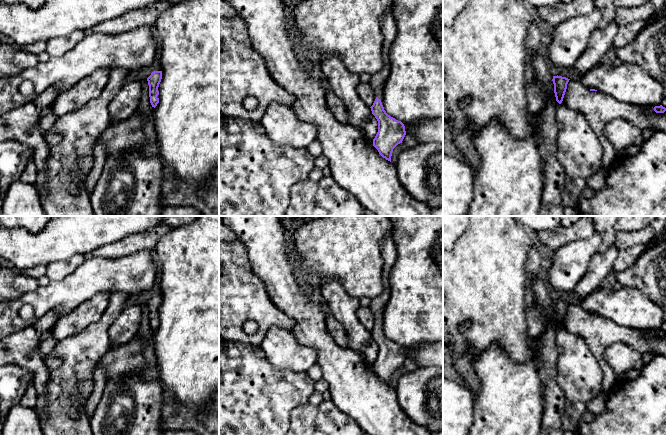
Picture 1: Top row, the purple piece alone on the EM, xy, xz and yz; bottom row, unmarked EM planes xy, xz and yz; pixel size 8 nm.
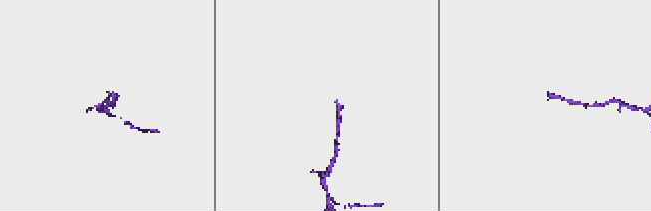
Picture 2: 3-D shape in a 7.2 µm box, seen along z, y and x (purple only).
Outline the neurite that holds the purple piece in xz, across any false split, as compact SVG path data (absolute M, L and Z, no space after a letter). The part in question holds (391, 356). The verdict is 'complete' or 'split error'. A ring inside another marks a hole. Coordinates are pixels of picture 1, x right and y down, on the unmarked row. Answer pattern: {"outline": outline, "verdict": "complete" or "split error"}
{"outline": "M393 229L381 242L382 256L384 259L382 269L383 292L379 296L373 298L369 306L373 314L376 316L376 323L370 332L372 338L378 345L378 356L373 363L373 370L383 382L390 386L393 373L398 368L402 367L406 359L404 348L388 339L380 324L381 314L390 299L391 288L389 275L396 260L396 246L392 238L392 233Z", "verdict": "split error"}

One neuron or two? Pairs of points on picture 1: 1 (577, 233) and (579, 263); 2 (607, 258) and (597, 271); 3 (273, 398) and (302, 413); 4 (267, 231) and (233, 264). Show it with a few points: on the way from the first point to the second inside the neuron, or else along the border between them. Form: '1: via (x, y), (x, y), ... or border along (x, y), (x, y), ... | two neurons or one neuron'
1: border along (595, 231), (587, 238), (570, 241), (556, 249) | two neurons
2: via (604, 261), (599, 268) | one neuron
3: border along (307, 402), (297, 405), (291, 411), (289, 424) | two neurons
4: border along (238, 241), (246, 249), (247, 258), (253, 273) | two neurons

